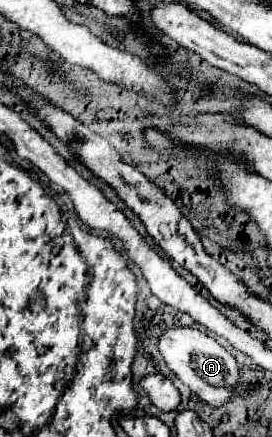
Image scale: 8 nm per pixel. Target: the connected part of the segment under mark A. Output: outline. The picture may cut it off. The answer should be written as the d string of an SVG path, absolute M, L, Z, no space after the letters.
M177 326L159 338L159 352L177 378L211 408L221 408L233 398L233 384L239 378L239 366L237 360L215 338L195 328Z

